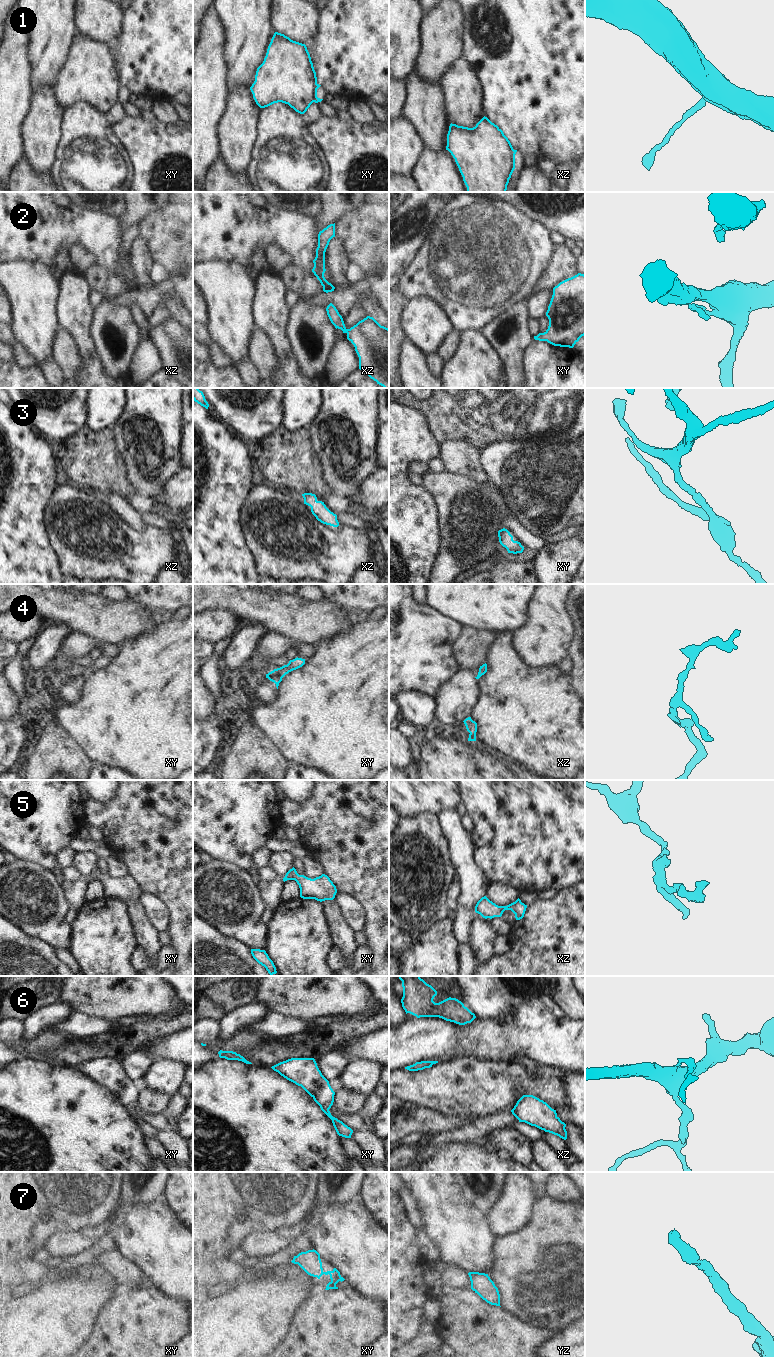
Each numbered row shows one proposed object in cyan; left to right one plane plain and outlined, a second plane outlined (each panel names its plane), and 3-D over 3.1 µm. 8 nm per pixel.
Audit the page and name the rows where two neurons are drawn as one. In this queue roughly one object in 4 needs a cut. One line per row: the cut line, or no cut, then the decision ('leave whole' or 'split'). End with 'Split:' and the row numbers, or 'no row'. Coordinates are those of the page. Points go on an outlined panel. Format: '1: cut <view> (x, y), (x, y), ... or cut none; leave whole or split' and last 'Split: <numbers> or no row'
1: cut xy (316, 83), (313, 101); split
2: cut none; leave whole
3: cut none; leave whole
4: cut none; leave whole
5: cut none; leave whole
6: cut none; leave whole
7: cut none; leave whole
Split: 1

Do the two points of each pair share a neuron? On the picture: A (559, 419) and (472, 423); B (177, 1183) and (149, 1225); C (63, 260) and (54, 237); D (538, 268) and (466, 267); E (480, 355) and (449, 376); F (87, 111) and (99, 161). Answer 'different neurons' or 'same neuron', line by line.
A: same neuron
B: different neurons
C: different neurons
D: same neuron
E: same neuron
F: same neuron

